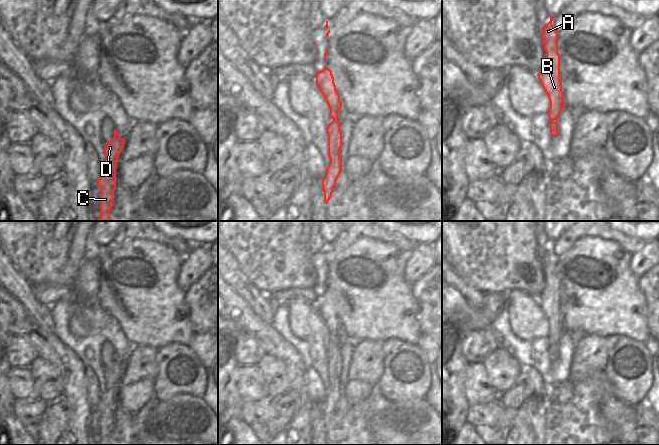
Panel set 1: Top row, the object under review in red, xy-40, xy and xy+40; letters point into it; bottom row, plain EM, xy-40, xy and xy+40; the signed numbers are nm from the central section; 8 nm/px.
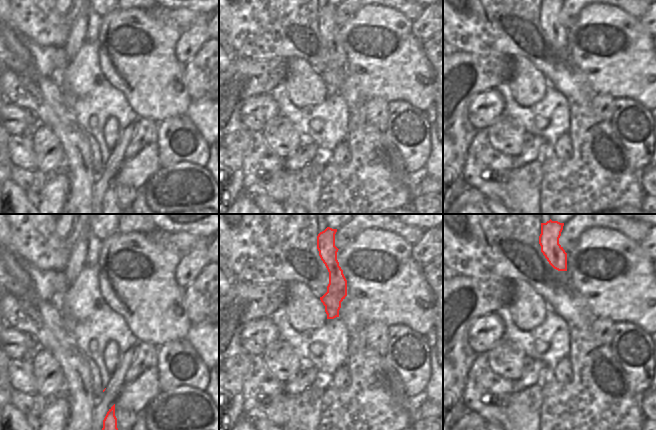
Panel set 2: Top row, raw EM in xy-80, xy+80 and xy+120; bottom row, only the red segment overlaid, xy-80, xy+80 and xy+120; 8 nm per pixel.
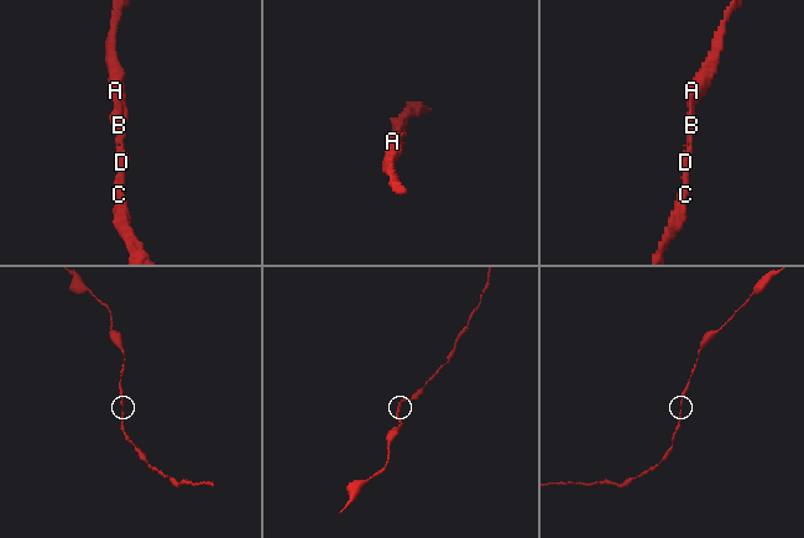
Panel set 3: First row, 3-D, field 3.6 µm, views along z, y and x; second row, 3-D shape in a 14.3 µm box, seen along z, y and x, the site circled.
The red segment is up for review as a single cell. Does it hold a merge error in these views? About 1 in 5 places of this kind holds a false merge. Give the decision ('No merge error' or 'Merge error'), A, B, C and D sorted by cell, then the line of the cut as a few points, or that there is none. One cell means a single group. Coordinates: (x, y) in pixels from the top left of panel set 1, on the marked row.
No merge error. Groups: A B C D. No split

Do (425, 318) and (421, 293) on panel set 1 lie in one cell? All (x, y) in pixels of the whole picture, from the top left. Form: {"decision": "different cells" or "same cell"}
{"decision": "same cell"}

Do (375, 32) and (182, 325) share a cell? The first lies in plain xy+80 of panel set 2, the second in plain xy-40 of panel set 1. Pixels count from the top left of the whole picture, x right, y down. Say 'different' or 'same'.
same

